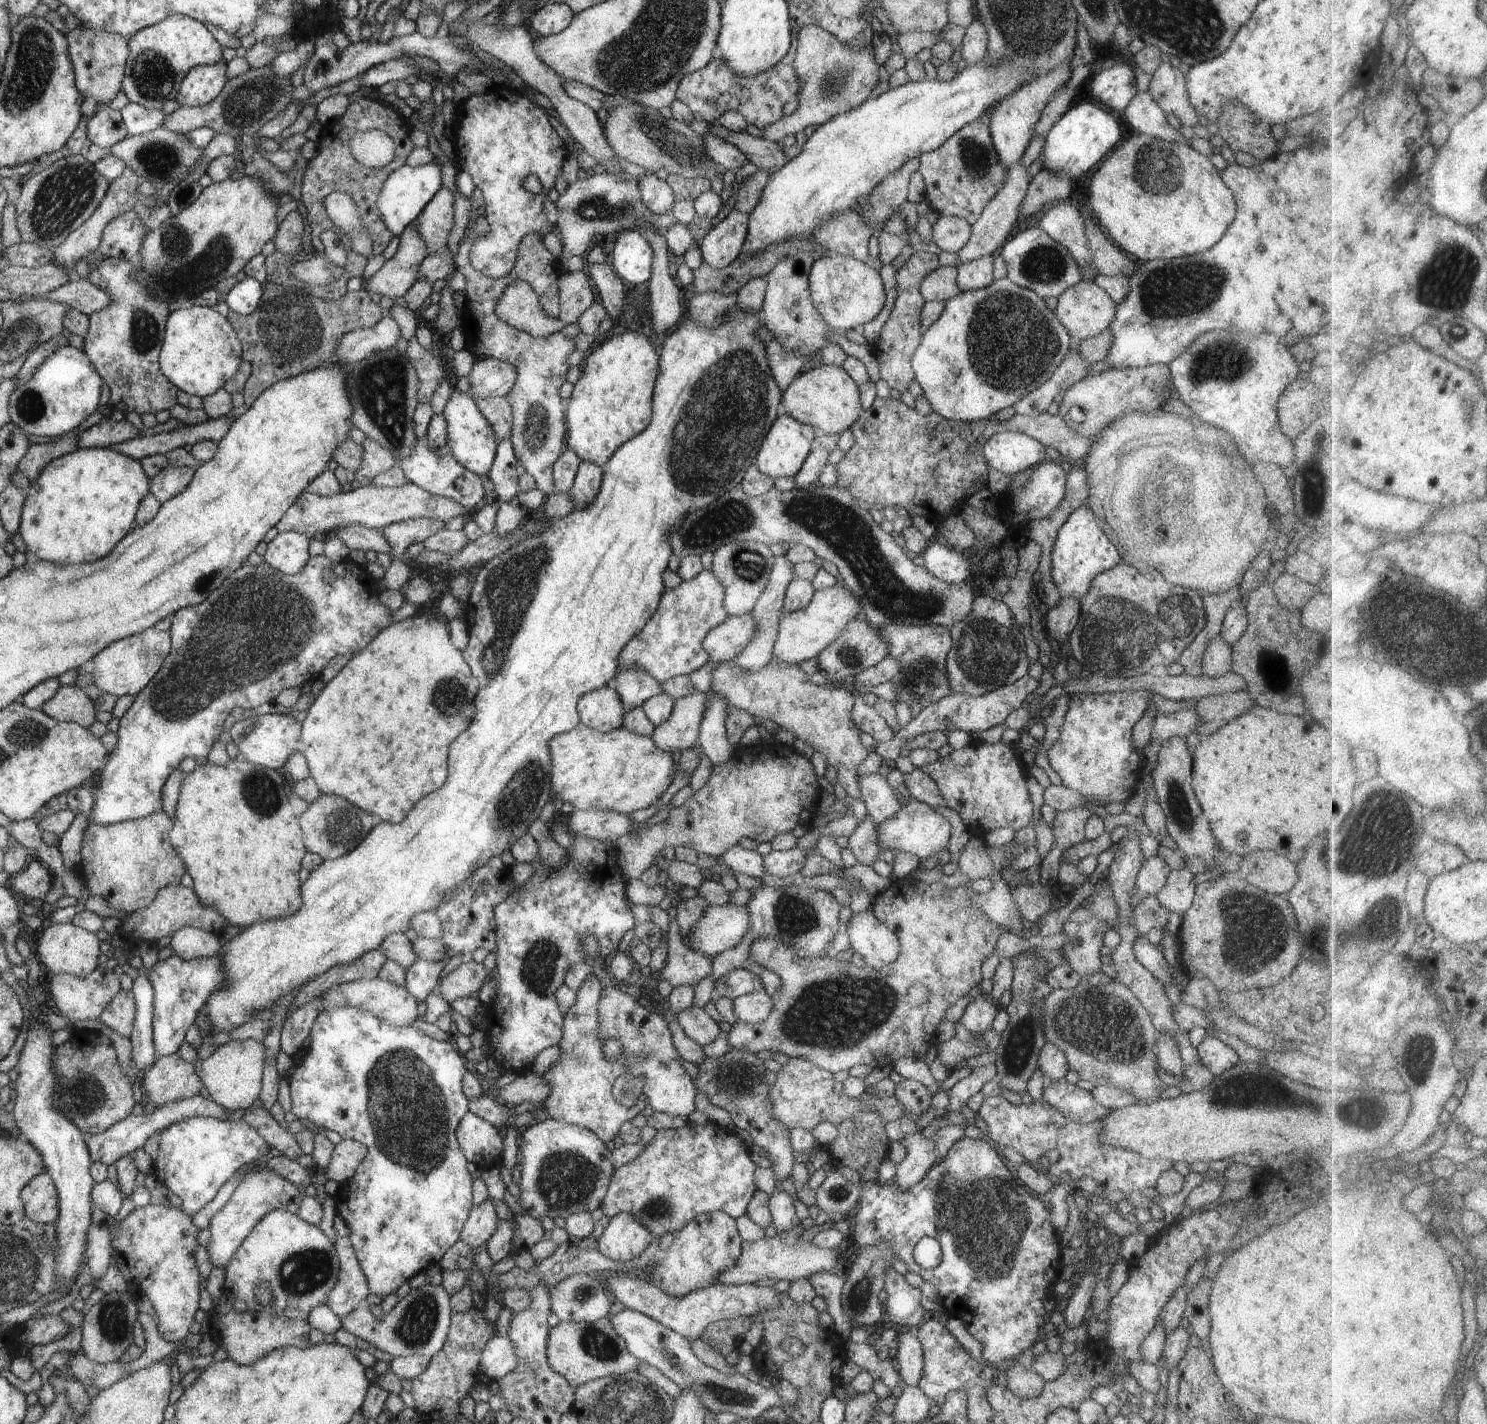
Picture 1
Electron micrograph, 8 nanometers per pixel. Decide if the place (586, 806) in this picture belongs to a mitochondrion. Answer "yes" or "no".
no

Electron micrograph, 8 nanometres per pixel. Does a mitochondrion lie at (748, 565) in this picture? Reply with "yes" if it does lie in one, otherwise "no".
yes

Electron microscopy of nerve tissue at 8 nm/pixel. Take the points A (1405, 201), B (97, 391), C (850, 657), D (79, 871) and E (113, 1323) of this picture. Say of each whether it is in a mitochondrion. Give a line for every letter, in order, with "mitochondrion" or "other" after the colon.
A: other
B: other
C: mitochondrion
D: other
E: mitochondrion

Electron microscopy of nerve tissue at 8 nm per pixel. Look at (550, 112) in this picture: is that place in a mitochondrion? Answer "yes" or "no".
no

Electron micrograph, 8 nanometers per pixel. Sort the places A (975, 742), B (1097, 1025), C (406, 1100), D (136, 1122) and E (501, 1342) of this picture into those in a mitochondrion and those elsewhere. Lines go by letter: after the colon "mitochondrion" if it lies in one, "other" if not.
A: other
B: mitochondrion
C: mitochondrion
D: other
E: other

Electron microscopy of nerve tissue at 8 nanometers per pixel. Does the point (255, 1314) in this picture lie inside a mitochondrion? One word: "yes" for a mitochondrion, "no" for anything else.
no

